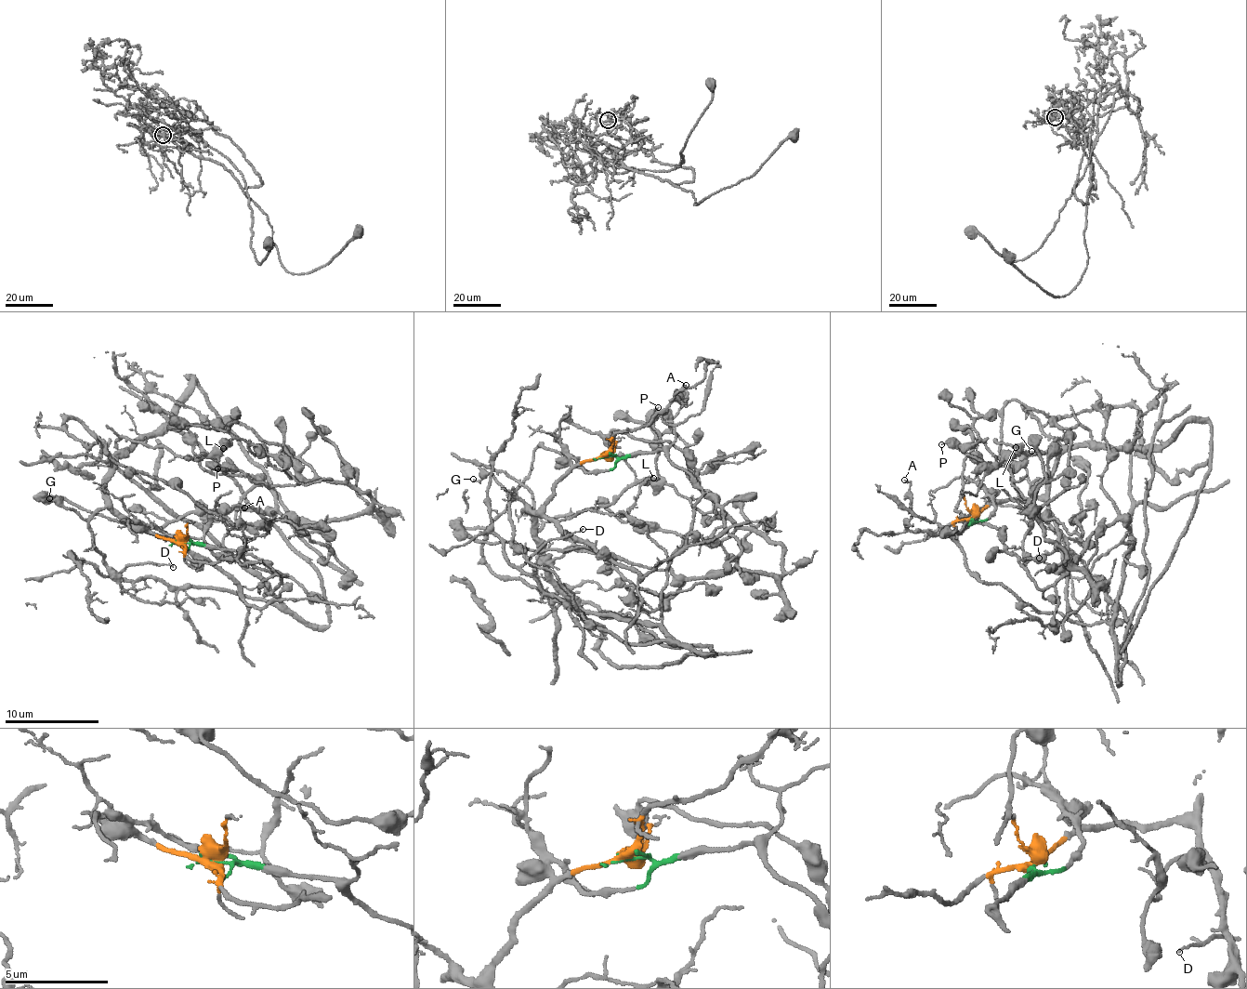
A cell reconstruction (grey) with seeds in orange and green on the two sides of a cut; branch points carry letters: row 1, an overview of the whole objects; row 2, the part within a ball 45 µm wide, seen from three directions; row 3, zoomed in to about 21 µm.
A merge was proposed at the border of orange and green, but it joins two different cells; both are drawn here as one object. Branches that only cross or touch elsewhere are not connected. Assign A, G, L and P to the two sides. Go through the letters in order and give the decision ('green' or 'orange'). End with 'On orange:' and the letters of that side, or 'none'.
A: orange
G: orange
L: orange
P: green
On orange: A, G, L

